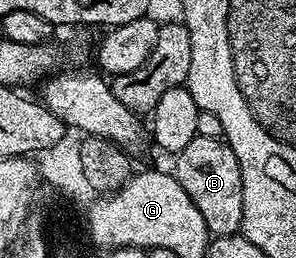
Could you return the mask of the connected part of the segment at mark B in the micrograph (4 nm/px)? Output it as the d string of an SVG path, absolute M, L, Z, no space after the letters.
M196 136L185 144L180 154L174 155L173 173L177 184L185 188L189 200L197 204L197 212L205 220L207 231L213 236L220 234L238 234L243 228L243 185L241 168L233 148L223 138Z

